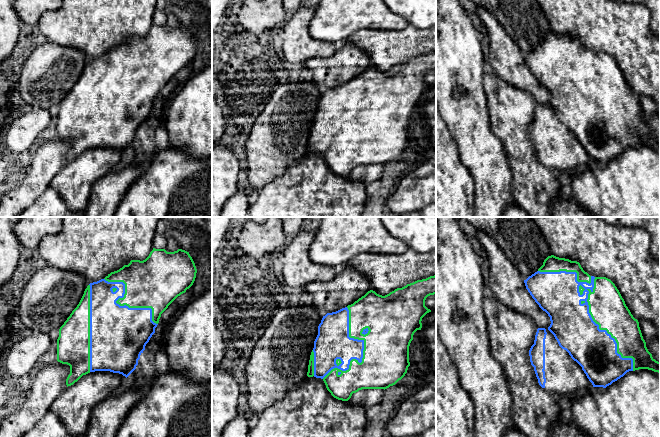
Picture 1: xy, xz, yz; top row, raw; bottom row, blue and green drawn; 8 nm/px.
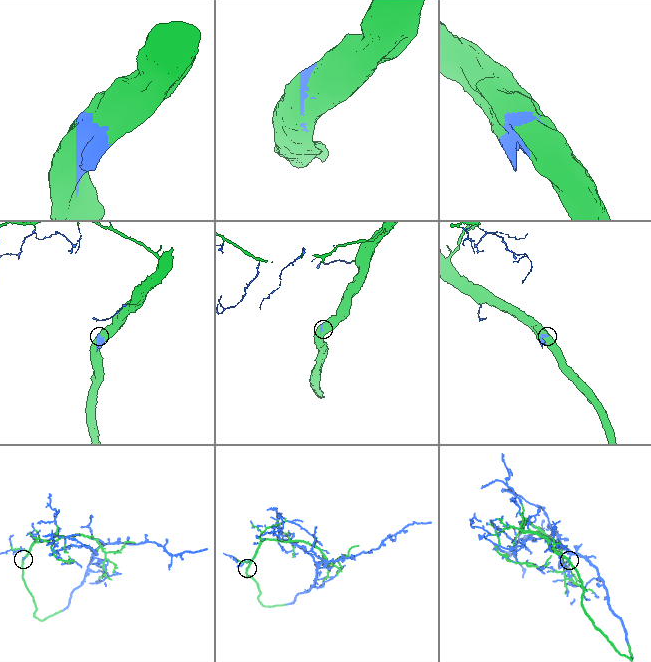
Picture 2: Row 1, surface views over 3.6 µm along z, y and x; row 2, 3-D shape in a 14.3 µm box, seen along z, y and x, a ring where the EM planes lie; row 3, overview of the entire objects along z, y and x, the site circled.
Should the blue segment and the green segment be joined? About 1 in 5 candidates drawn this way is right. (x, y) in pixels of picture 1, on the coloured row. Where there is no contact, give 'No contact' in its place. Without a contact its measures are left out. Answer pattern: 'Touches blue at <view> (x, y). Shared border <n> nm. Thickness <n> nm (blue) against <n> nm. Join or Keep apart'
Touches blue at yz (604, 330). Shared border 800 nm. Thickness 340 nm (blue) against 300 nm. Join

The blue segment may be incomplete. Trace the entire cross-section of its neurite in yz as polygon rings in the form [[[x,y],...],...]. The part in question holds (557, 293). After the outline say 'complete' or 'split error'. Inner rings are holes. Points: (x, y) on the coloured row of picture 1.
[[[551,255],[524,283],[532,298],[551,321],[548,328],[537,329],[534,344],[529,350],[530,362],[538,383],[547,392],[560,396],[571,393],[580,395],[592,387],[606,388],[629,371],[648,369],[660,373],[660,362],[648,351],[638,320],[633,317],[610,279],[590,276],[579,262]]]; split error

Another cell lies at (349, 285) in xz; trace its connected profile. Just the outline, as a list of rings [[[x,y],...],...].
[[[343,266],[337,275],[327,283],[310,283],[305,292],[312,296],[312,306],[336,312],[353,304],[371,290],[367,277],[349,266]]]

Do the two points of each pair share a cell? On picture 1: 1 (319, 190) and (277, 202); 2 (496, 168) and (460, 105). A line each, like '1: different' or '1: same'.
1: same
2: same

